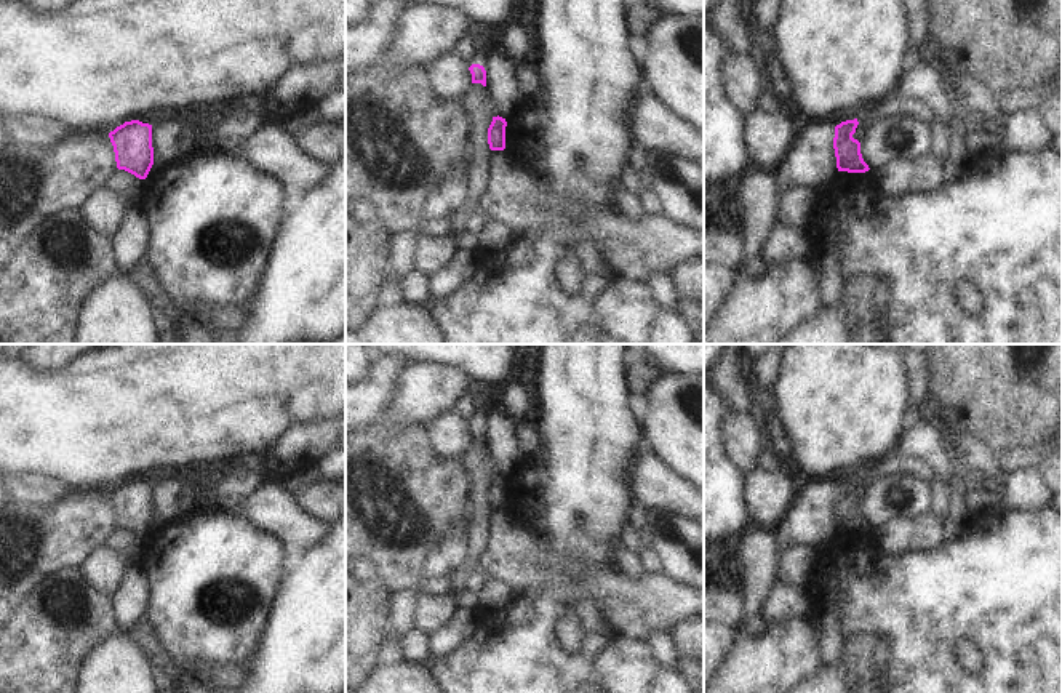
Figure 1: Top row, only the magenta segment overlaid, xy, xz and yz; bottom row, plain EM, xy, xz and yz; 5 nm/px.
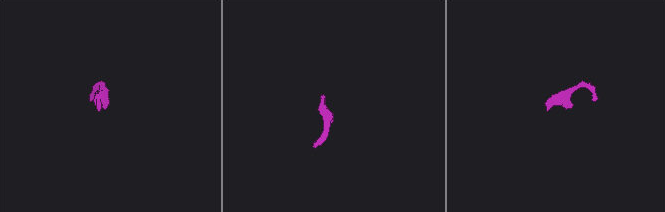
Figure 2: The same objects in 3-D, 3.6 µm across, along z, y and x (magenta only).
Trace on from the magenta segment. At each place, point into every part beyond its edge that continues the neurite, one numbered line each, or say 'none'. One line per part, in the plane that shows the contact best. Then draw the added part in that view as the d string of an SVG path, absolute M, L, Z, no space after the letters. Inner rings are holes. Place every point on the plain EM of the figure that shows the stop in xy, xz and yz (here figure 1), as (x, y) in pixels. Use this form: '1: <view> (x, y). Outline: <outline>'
1: xz (479, 415). Outline: M477 408L470 416L469 416L469 424L472 423L480 423L485 426L485 429L488 431L488 426L486 426L486 411L481 410L481 408Z

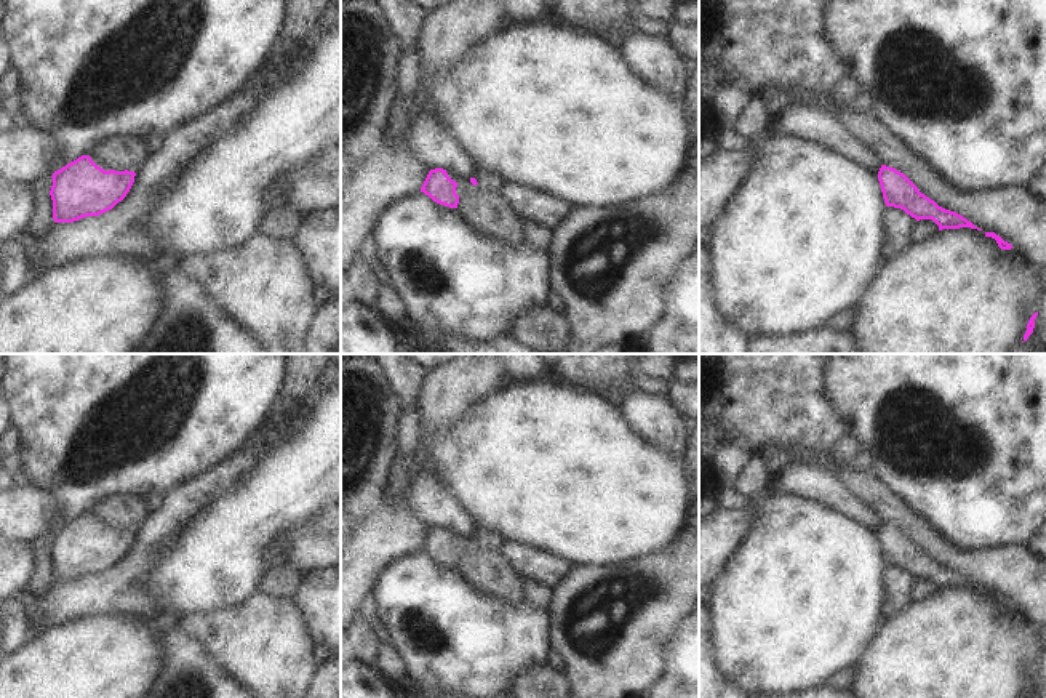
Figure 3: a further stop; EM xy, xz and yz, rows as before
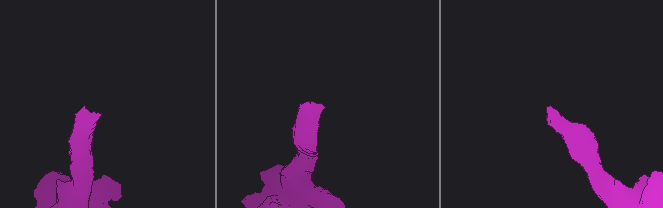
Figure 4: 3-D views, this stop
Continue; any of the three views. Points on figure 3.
1: xz (490, 538). Outline: M478 527L475 535L480 546L488 549L501 549L501 546L507 541L499 532Z

